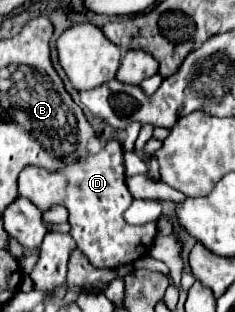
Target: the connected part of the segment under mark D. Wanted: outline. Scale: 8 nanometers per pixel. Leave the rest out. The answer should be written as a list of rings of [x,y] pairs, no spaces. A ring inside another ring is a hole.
[[[110,140],[98,154],[78,158],[76,164],[58,170],[56,174],[28,166],[20,172],[20,196],[32,200],[40,210],[48,210],[54,204],[64,204],[70,212],[70,234],[76,238],[80,252],[96,268],[118,268],[136,262],[146,256],[154,244],[156,224],[130,226],[122,214],[132,204],[132,194],[124,184],[122,146]]]

